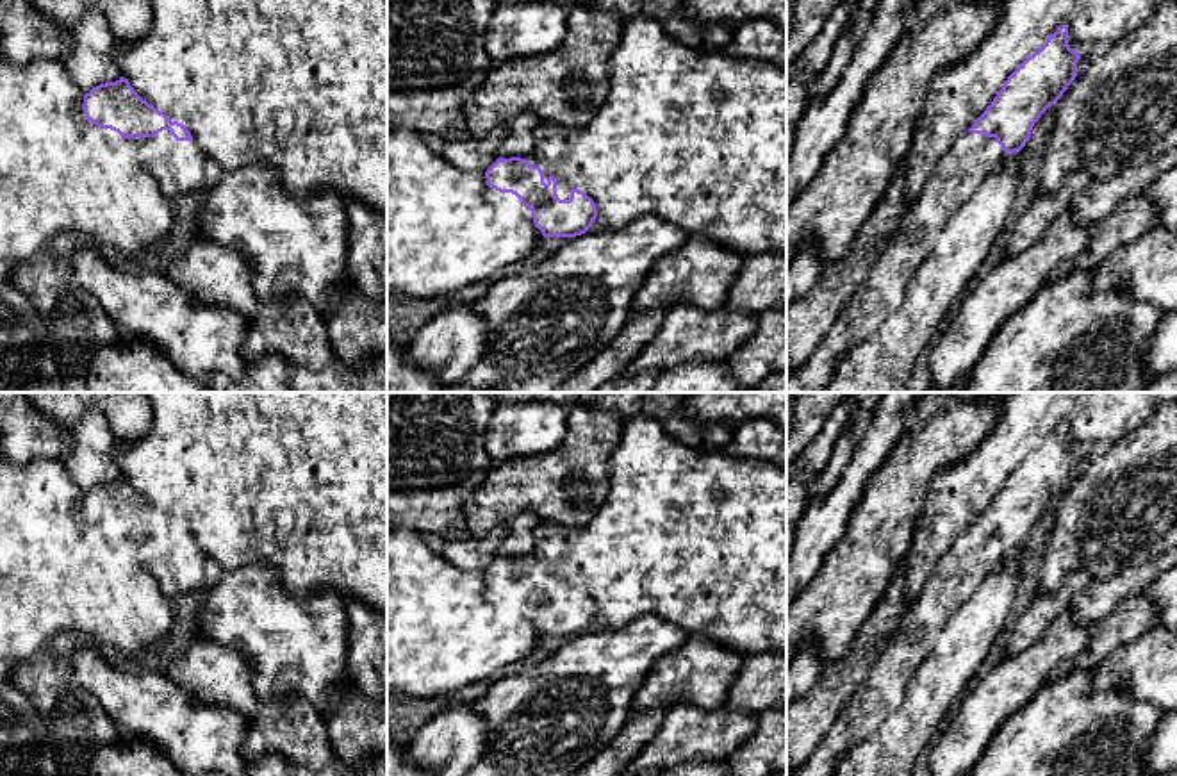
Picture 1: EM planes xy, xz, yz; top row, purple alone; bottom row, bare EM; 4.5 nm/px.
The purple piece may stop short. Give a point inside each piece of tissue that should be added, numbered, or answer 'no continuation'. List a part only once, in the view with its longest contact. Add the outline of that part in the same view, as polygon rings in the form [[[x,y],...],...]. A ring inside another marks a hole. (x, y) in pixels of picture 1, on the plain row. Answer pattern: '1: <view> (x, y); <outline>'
1: xy (177, 566); [[[169,530],[125,541],[137,565],[159,582],[171,601],[207,589],[203,555],[194,541],[177,541]]]

